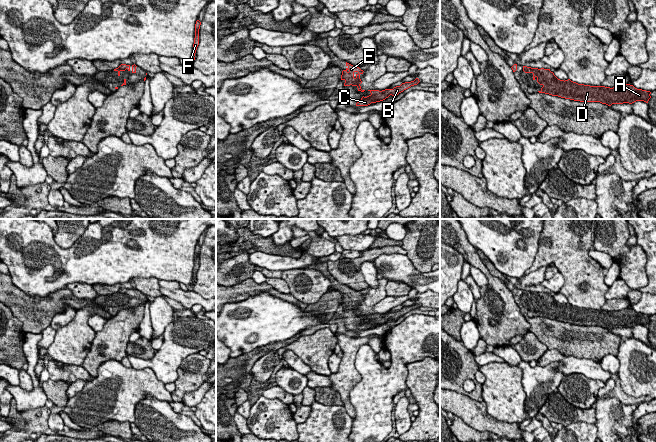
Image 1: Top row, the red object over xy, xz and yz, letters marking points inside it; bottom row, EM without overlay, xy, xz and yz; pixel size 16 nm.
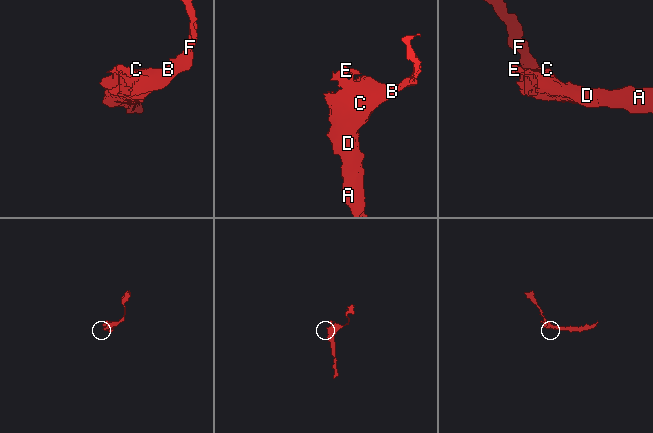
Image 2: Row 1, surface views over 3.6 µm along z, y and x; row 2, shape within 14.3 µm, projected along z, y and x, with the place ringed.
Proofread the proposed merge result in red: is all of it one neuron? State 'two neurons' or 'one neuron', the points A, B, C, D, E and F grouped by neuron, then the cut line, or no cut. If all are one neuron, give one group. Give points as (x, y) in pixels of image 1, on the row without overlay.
one neuron; A B C D E F; no cut

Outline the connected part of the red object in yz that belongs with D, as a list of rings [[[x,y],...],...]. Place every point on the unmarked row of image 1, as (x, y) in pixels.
[[[523,290],[525,297],[532,297],[533,304],[542,309],[539,317],[558,320],[580,326],[600,326],[611,330],[612,328],[632,328],[636,325],[648,327],[651,322],[650,315],[637,313],[633,309],[626,308],[620,311],[590,310],[578,308],[568,304],[558,303],[550,293],[538,293]]]

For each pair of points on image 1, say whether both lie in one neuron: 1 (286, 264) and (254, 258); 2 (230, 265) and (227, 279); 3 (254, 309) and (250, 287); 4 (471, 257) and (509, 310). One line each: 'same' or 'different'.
1: same
2: same
3: different
4: same

